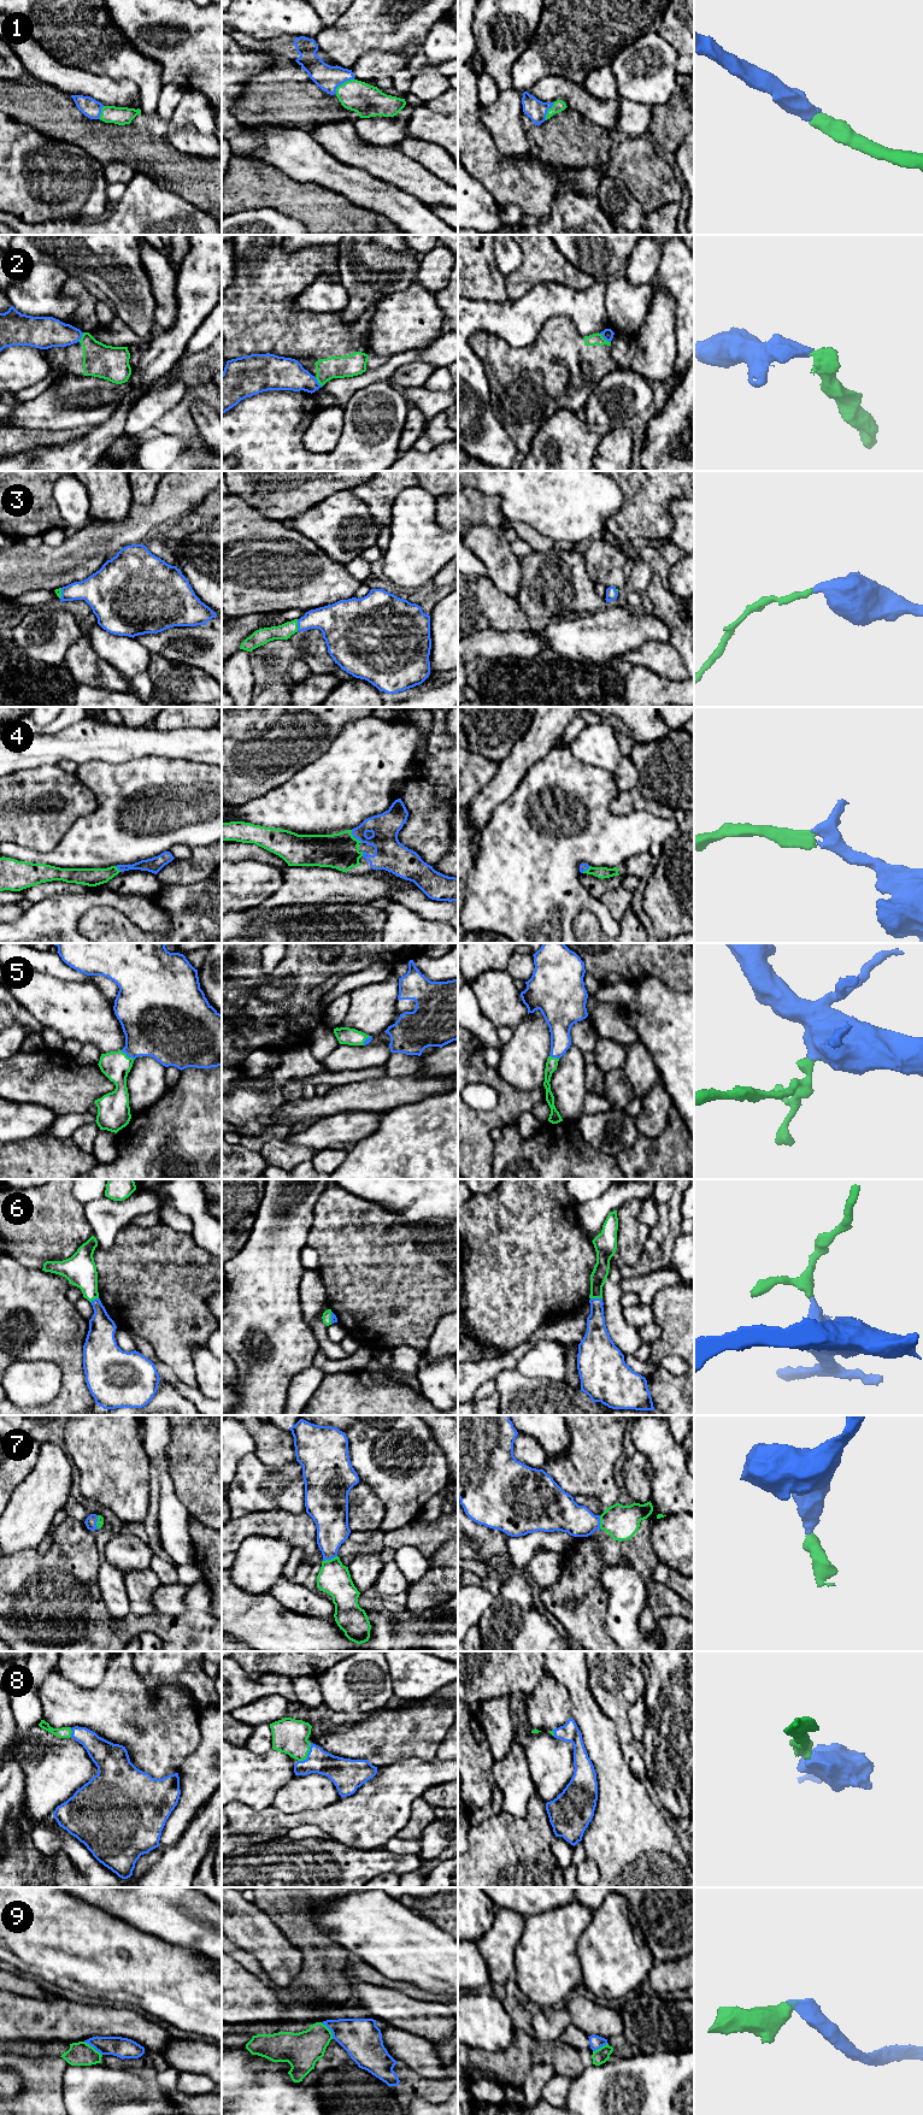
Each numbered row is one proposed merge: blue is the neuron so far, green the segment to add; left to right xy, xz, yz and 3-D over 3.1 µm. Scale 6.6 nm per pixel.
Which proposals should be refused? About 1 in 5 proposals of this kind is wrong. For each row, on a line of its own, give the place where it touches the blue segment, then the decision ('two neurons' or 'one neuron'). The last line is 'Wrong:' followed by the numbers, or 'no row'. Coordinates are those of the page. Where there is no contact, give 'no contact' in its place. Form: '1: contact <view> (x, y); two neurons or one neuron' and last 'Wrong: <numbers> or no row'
1: contact xz (342, 82); one neuron
2: contact yz (605, 339); two neurons
3: contact xz (298, 625); one neuron
4: contact xz (354, 837); one neuron
5: contact xy (128, 1056); one neuron
6: contact yz (597, 1298); one neuron
7: contact xz (329, 1559); one neuron
8: contact xz (307, 1754); one neuron
9: contact xy (93, 2046); two neurons
Wrong: 2, 9

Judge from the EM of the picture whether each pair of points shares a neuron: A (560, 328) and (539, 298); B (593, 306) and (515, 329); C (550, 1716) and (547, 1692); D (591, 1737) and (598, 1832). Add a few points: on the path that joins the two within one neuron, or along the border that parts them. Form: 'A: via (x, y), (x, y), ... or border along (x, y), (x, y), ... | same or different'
A: border along (577, 330), (568, 318), (556, 316), (535, 339) | different
B: via (574, 306), (540, 306), (534, 312) | same
C: via (550, 1710), (548, 1698) | same
D: via (609, 1761), (609, 1808) | same

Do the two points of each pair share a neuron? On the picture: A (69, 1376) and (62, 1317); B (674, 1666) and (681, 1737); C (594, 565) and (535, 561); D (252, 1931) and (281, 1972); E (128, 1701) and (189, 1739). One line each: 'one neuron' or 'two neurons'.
A: one neuron
B: one neuron
C: two neurons
D: one neuron
E: one neuron

